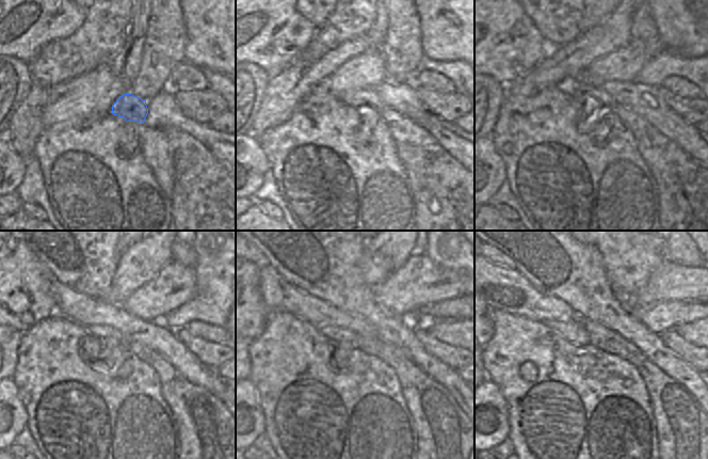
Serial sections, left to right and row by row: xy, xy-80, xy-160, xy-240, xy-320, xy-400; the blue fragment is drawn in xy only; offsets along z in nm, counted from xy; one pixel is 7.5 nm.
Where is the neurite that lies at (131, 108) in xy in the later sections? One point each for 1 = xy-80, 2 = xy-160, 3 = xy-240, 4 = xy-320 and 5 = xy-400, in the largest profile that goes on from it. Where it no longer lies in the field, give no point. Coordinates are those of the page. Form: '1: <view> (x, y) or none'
1: xy-80 (369, 106)
2: xy-160 (601, 98)
3: xy-240 (114, 336)
4: xy-320 (336, 333)
5: xy-400 (573, 331)

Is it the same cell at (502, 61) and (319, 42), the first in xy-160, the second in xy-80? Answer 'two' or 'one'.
two

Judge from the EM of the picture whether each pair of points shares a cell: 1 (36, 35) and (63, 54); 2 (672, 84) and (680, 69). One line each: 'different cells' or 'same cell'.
1: different cells
2: different cells

